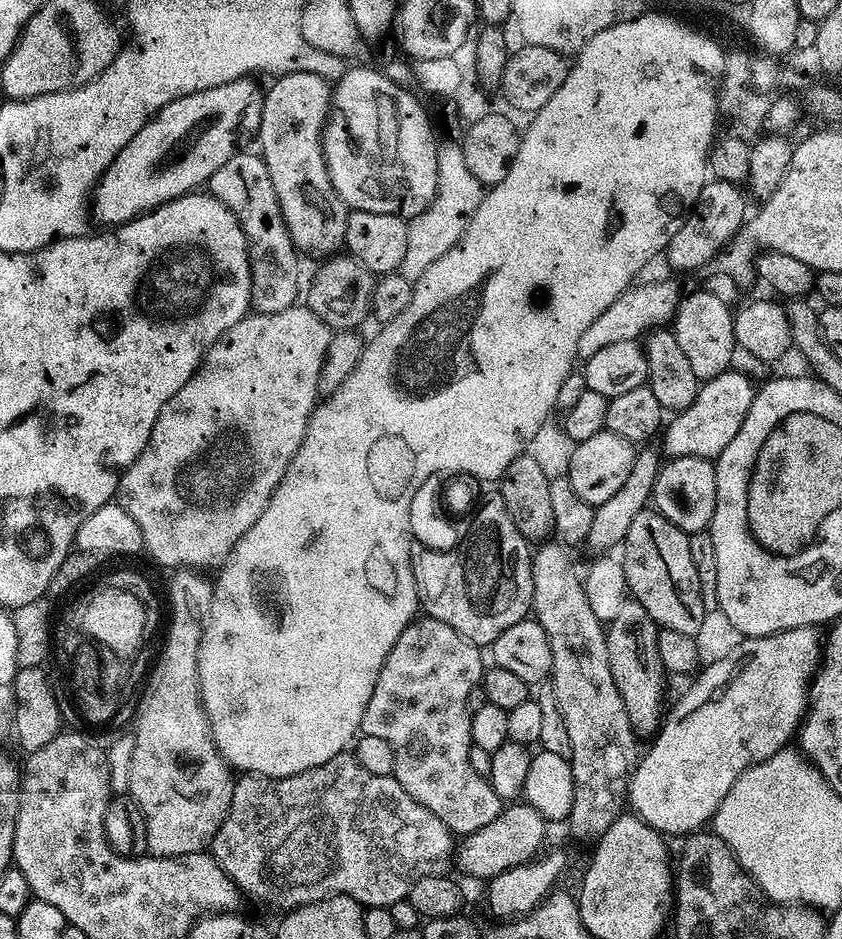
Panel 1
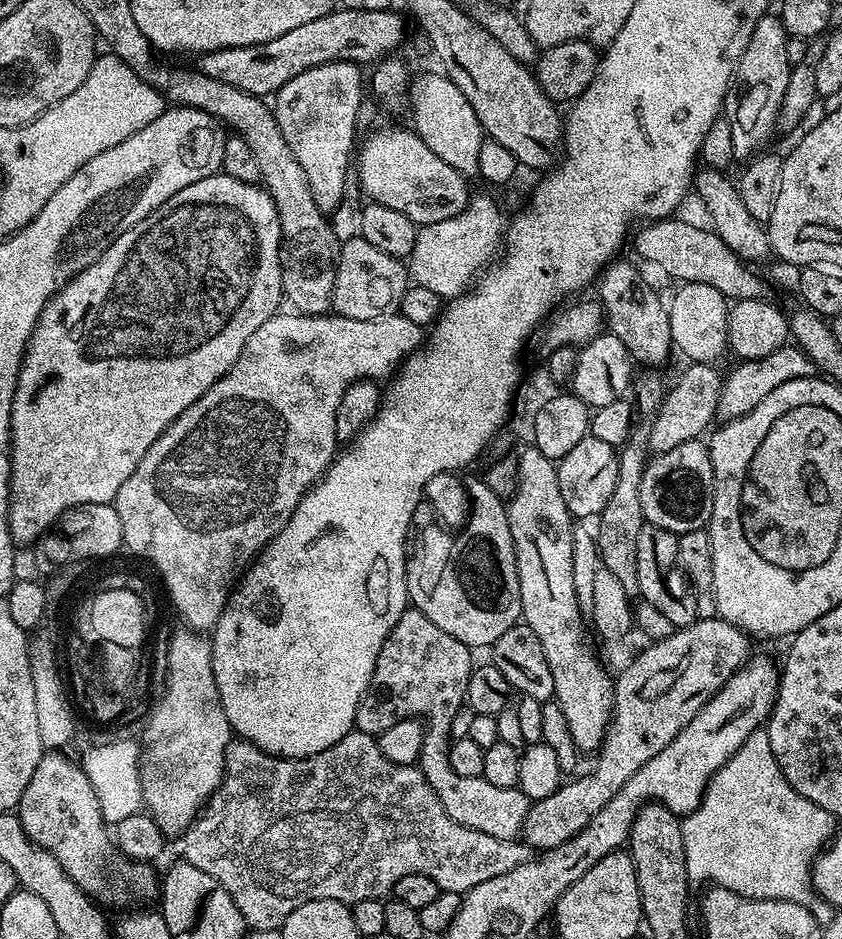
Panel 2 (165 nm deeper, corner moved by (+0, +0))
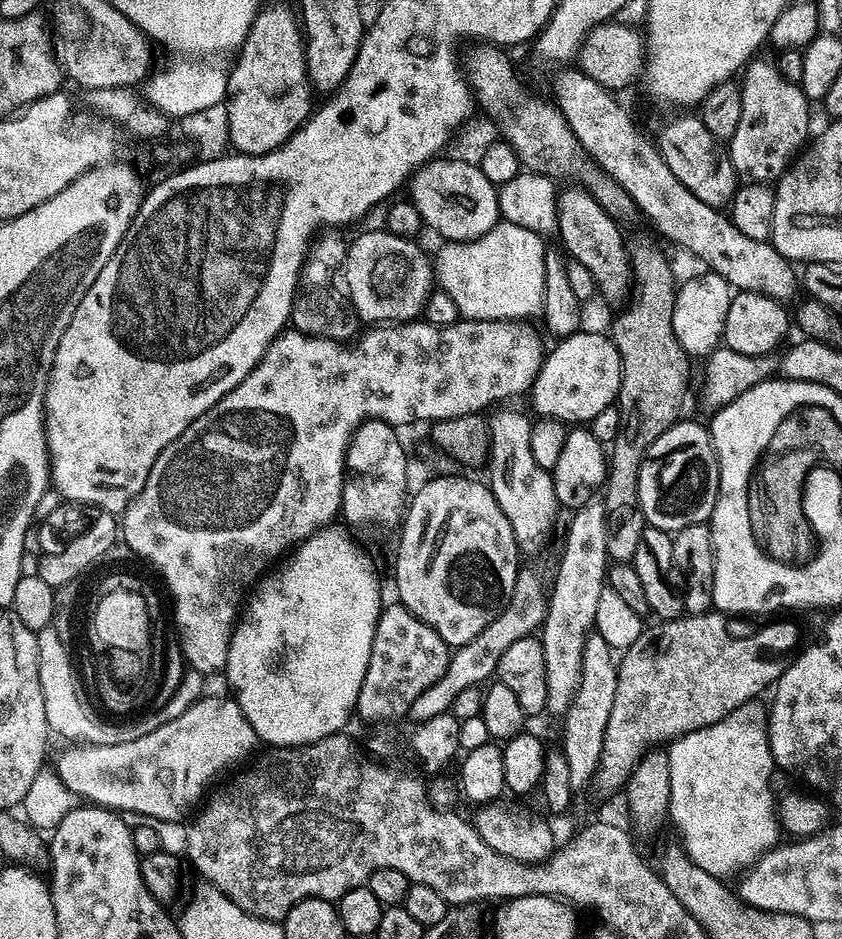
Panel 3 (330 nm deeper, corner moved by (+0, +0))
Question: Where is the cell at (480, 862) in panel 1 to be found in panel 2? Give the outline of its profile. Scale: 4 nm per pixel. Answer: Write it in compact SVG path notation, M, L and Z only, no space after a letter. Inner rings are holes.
M719 618L714 620L697 619L696 623L688 624L684 628L676 628L666 638L649 643L647 645L649 648L642 649L641 652L621 670L620 677L618 675L615 677L612 721L608 724L608 733L604 735L604 743L600 745L598 755L595 757L595 759L597 758L596 765L594 765L585 776L577 775L575 778L572 778L577 778L577 780L572 780L569 784L568 781L561 783L560 788L554 790L554 794L550 794L550 798L542 798L541 800L535 801L535 803L529 807L528 822L526 825L527 843L531 845L533 849L547 850L549 848L562 846L567 840L577 836L577 834L588 825L590 820L594 818L594 816L598 814L598 812L602 810L602 808L606 806L624 786L626 786L626 782L630 782L630 778L634 778L634 774L638 774L638 770L642 770L642 766L646 766L650 762L650 758L654 758L654 754L662 754L662 750L666 750L666 746L670 746L670 742L674 742L674 738L678 738L680 731L692 721L694 716L698 714L704 706L706 706L708 700L711 699L712 696L717 696L719 694L729 678L735 675L741 667L748 664L750 660L750 653L748 654L748 640L750 641L749 633L743 632L741 628L734 626L730 622L726 622Z

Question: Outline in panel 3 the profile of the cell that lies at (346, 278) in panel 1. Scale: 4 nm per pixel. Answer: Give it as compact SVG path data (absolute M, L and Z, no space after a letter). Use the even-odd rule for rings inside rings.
M387 230L364 232L356 241L348 244L348 253L344 256L342 284L348 287L347 299L356 310L361 321L367 322L412 322L424 311L426 298L434 291L434 264L415 239L403 240Z

